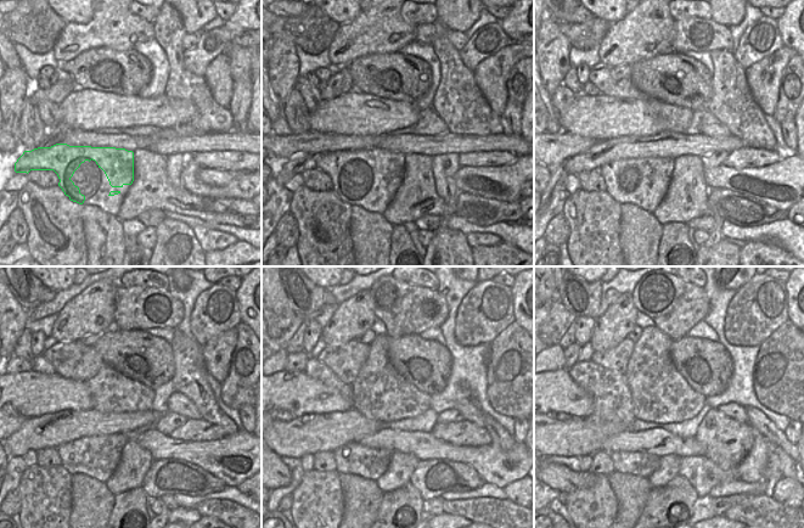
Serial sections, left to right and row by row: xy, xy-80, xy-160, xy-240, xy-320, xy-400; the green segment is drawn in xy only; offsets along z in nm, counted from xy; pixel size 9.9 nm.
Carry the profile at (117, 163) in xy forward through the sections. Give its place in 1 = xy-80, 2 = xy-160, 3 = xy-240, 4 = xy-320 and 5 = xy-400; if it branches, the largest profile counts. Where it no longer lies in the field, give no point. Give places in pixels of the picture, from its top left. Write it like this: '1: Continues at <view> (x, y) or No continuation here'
1: Continues at xy-80 (389, 166)
2: Continues at xy-160 (611, 172)
3: Continues at xy-240 (67, 461)
4: Continues at xy-320 (370, 468)
5: Continues at xy-400 (644, 468).

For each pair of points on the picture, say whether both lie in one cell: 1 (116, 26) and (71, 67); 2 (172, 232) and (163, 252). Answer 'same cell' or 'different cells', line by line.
1: different cells
2: same cell

